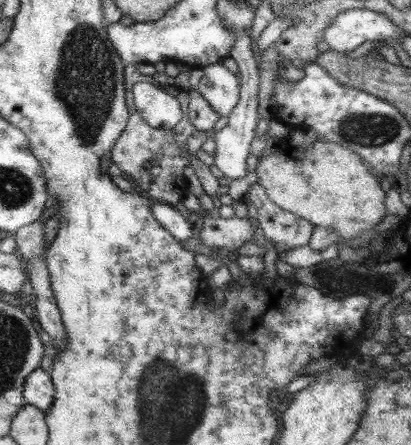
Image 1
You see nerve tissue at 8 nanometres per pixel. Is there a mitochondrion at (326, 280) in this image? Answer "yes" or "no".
yes

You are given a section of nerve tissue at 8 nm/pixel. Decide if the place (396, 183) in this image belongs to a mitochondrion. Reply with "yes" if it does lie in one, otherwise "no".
no

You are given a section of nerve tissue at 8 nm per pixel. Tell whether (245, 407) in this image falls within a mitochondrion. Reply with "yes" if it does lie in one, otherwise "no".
no

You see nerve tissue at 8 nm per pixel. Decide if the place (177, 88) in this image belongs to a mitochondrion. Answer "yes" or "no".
no

